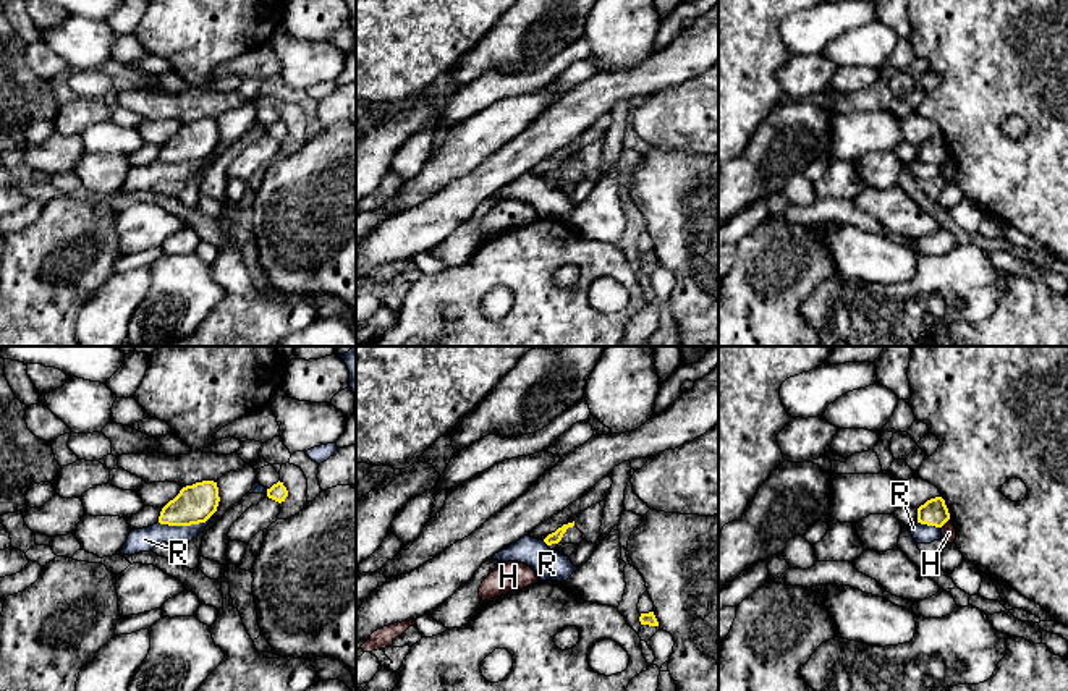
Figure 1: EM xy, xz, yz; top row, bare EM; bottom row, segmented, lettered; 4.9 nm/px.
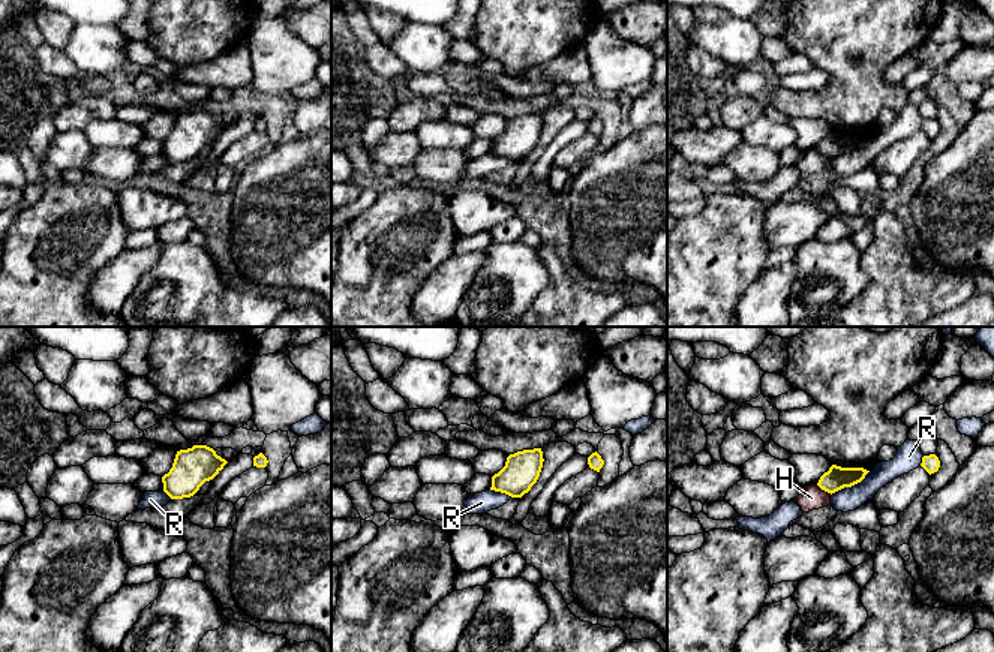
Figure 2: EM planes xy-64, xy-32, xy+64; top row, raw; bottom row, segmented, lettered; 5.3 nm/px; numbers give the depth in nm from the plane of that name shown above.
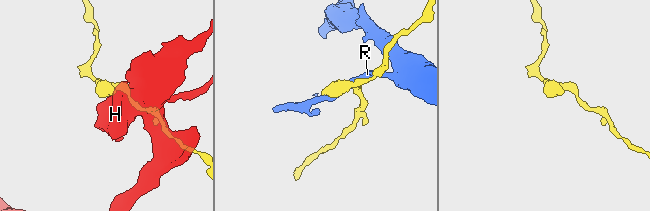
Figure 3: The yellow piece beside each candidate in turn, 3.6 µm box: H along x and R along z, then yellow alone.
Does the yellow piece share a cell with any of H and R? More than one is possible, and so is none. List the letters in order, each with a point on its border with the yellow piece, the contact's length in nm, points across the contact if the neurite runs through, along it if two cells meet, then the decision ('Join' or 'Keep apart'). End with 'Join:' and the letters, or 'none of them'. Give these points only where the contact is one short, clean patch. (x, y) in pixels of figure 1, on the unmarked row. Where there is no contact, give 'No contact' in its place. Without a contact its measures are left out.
H: Touches yellow at yz (944, 161). Shared border 60 nm. Boundary: yz (949, 156), (940, 164). Keep apart
R: Touches yellow at xy (185, 162). Shared border 260 nm. Keep apart
Join: none of them

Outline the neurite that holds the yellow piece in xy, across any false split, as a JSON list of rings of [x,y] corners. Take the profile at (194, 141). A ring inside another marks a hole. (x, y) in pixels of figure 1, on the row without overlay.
[[[214,118],[186,123],[160,149],[159,160],[168,163],[191,163],[206,160],[218,144],[218,125]]]

